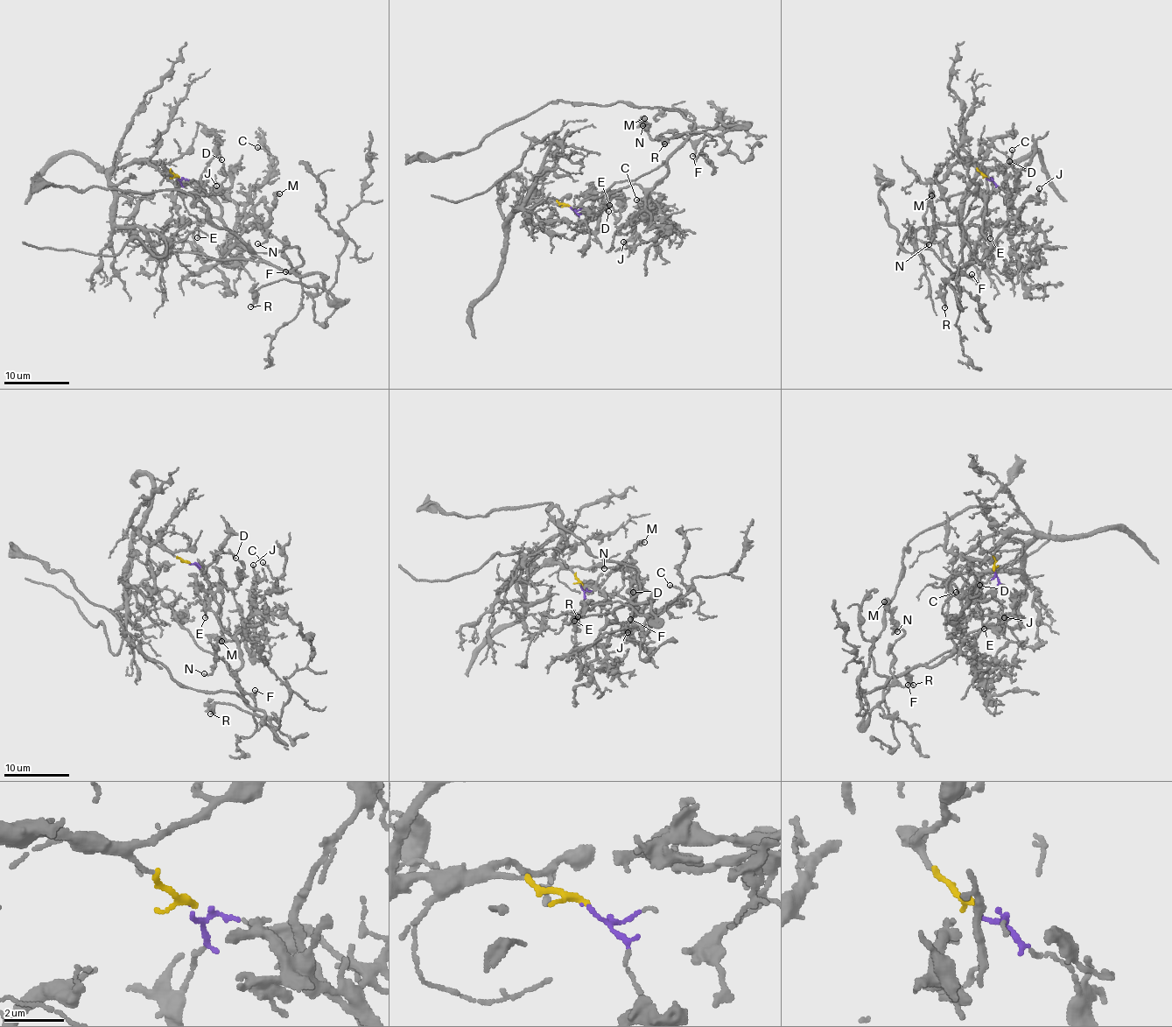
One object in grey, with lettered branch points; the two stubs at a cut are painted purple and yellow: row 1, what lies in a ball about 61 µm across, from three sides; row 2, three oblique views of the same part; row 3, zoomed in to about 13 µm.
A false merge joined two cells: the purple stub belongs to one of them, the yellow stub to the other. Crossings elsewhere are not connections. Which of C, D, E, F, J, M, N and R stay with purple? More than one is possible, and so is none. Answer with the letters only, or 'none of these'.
C, D, E, F, J, M, N, R

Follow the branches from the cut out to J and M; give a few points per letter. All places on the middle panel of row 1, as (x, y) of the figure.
J: (569, 207), (580, 227), (593, 231), (611, 193), (635, 183), (650, 200), (649, 213), (623, 241)
M: (569, 207), (593, 231), (616, 192), (649, 188), (692, 135), (719, 120), (727, 129), (654, 139), (645, 118)

